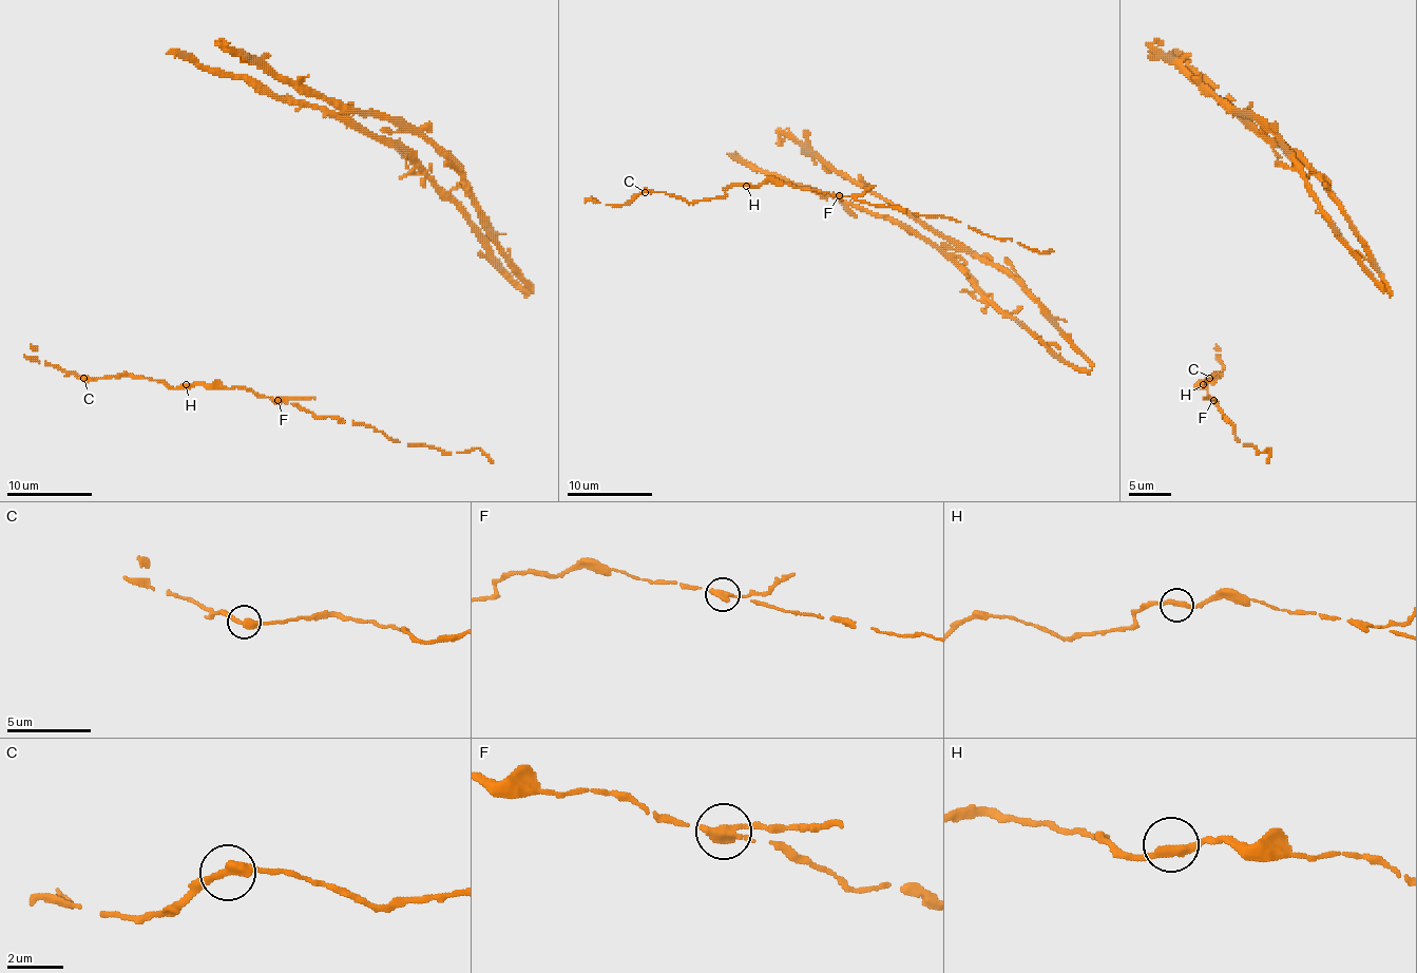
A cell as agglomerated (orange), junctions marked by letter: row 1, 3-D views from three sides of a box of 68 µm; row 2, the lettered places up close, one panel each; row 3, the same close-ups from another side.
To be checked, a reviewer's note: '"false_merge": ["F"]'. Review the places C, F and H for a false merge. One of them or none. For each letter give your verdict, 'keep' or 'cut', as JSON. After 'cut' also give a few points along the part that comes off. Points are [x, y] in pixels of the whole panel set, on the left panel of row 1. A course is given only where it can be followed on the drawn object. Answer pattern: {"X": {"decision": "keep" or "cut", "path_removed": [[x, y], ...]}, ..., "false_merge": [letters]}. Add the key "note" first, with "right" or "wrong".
{"note": "right", "C": {"decision": "keep"}, "F": {"decision": "cut", "path_removed": [[279, 399], [314, 399]]}, "H": {"decision": "keep"}, "false_merge": ["F"]}

